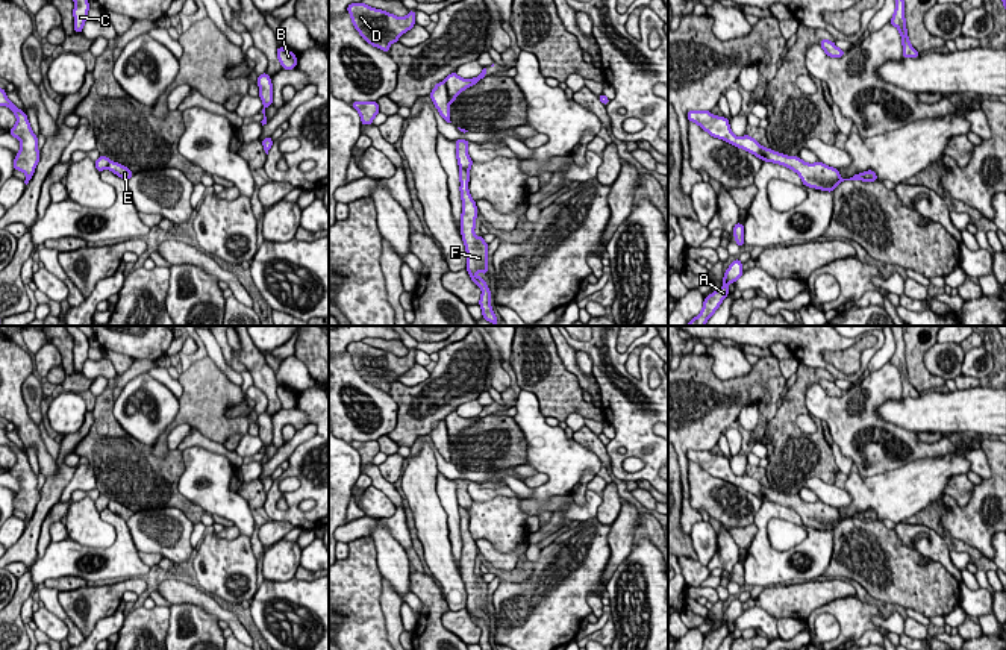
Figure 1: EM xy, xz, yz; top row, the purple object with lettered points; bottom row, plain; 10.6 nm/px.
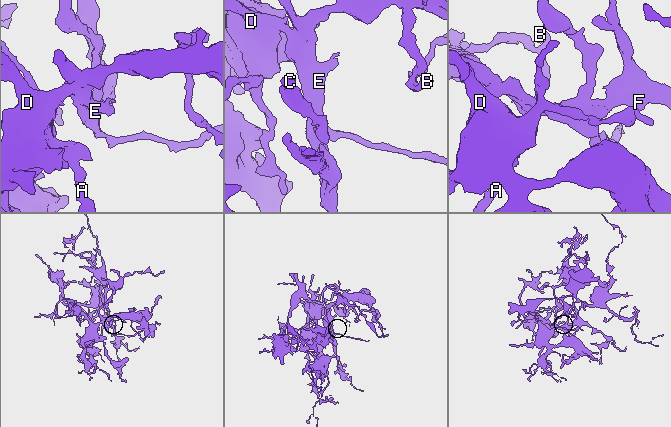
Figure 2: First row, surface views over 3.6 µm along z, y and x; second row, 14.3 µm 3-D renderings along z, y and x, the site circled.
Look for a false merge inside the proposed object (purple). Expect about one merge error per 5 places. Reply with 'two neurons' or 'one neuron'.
one neuron

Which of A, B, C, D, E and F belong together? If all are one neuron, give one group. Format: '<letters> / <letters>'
A B C D E F

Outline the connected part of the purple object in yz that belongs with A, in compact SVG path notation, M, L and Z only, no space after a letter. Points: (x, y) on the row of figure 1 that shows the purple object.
M736 258L729 268L724 273L723 282L724 285L705 297L703 309L701 312L689 320L688 326L705 326L706 321L715 314L715 311L720 308L721 302L729 295L729 283L735 283L739 277L742 277L742 264Z

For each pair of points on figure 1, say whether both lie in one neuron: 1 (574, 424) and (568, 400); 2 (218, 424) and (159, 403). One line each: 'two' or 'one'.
1: two
2: two

